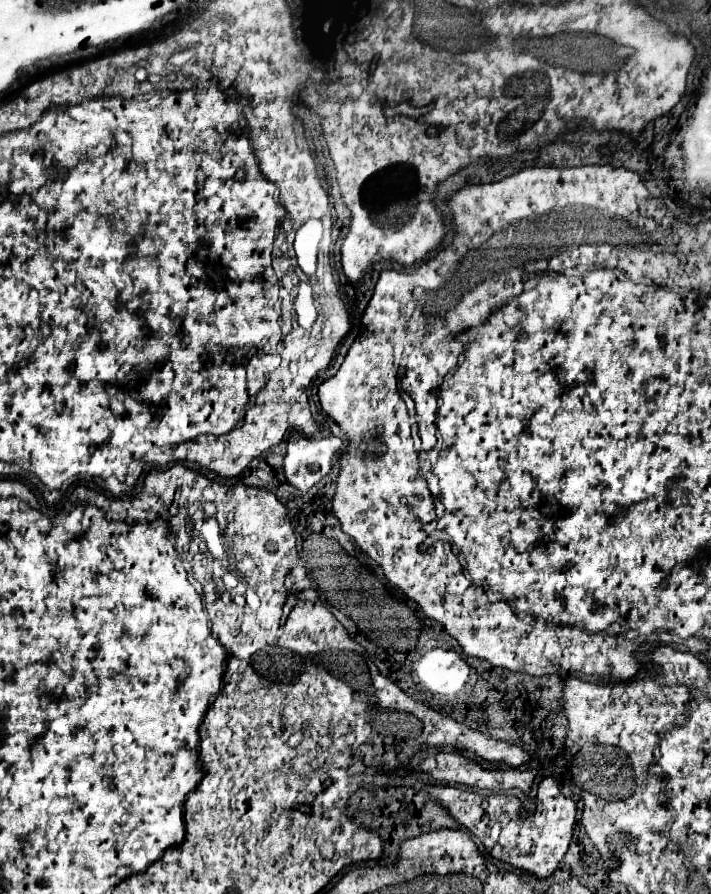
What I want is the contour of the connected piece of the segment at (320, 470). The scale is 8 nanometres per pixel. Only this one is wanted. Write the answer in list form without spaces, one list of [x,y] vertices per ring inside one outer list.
[[[290,436],[284,458],[288,482],[298,490],[312,488],[320,478],[324,478],[324,474],[332,470],[334,458],[338,458],[342,452],[342,444],[344,442],[336,436]]]

